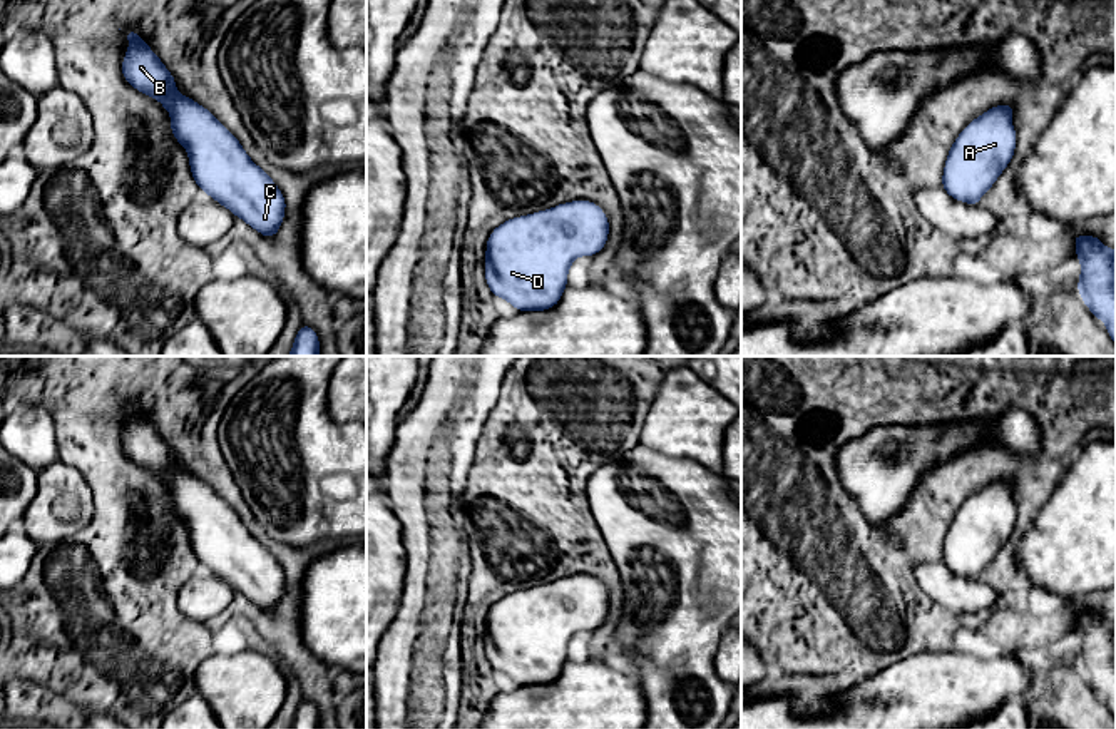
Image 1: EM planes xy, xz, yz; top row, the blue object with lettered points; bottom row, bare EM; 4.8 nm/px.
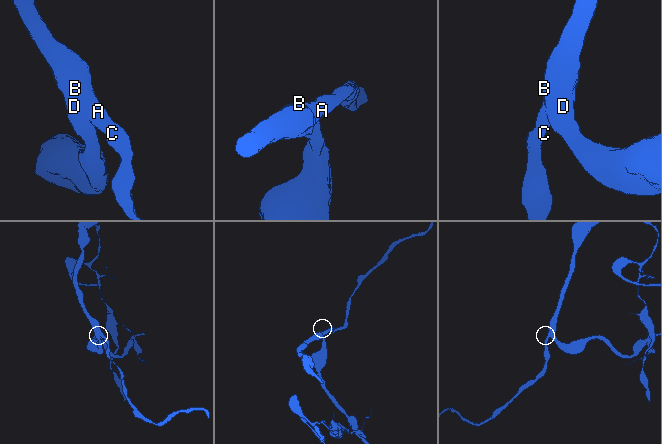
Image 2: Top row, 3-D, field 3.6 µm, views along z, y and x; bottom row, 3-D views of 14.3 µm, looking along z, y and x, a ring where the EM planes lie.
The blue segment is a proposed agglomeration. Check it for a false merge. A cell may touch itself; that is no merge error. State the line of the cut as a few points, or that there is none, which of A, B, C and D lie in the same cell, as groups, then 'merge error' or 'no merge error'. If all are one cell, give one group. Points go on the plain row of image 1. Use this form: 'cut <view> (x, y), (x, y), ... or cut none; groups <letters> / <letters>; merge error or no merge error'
cut none; groups A B C D; no merge error

